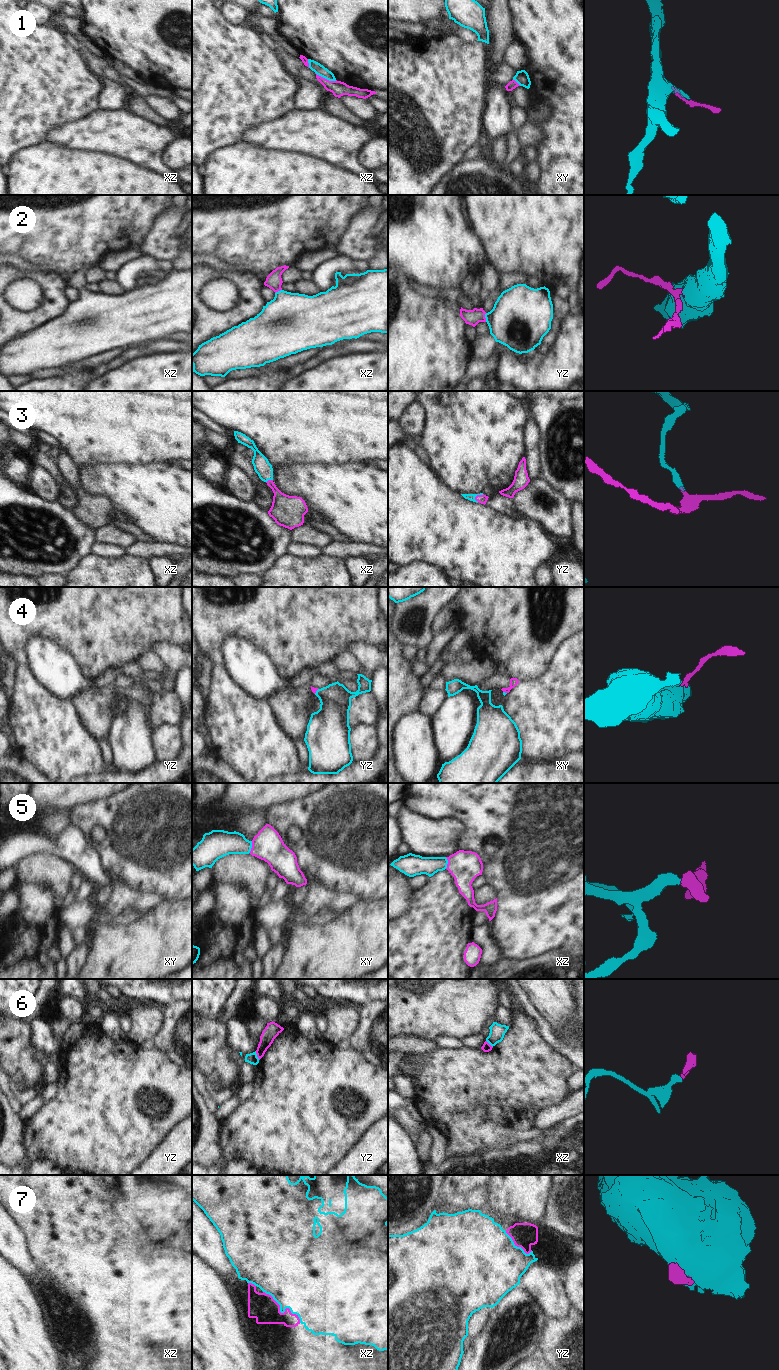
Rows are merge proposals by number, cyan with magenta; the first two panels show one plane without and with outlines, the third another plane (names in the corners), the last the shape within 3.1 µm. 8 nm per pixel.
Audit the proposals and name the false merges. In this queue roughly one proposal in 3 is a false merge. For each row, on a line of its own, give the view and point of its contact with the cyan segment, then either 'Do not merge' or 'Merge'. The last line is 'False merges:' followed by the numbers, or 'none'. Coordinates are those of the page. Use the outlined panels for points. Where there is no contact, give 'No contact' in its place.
1: Touches cyan at xz (326, 78). Do not merge
2: Touches cyan at yz (485, 317). Merge
3: Touches cyan at yz (478, 494). Merge
4: Touches cyan at yz (316, 691). Merge
5: Touches cyan at xy (251, 847). Merge
6: Touches cyan at yz (256, 1055). Do not merge
7: Touches cyan at xz (281, 1312). Merge
False merges: 1, 6

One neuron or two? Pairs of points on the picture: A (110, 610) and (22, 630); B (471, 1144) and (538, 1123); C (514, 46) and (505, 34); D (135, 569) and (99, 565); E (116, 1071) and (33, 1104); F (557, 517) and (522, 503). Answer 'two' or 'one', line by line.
A: one
B: two
C: two
D: one
E: two
F: one

